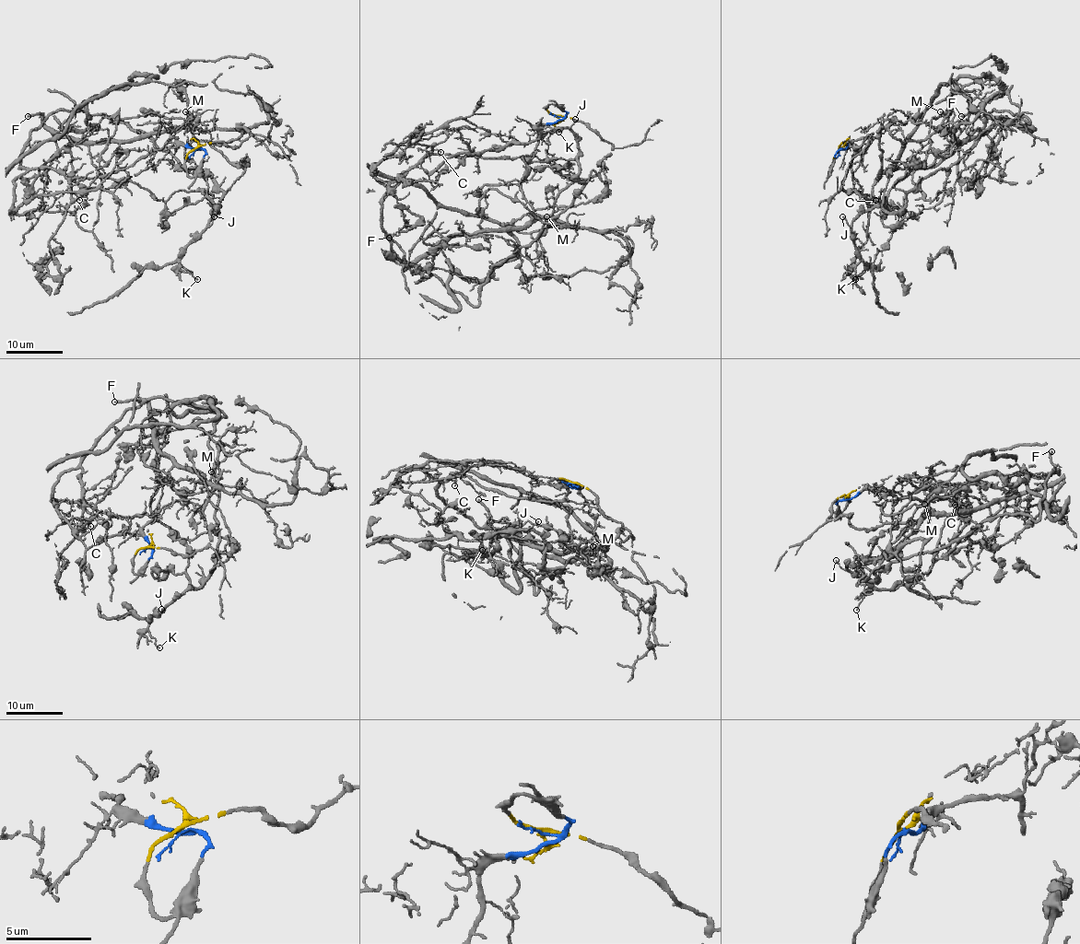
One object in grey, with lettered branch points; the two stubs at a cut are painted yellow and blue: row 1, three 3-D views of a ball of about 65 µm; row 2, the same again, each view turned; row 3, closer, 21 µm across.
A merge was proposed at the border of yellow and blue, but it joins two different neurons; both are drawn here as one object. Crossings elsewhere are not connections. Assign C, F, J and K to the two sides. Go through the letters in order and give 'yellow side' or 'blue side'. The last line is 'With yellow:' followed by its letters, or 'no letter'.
C: blue side
F: blue side
J: blue side
K: blue side
With yellow: no letter

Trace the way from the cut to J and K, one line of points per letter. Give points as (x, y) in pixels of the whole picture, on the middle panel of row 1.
J: (557, 116), (531, 156), (427, 154), (382, 202), (395, 254), (478, 304), (487, 273), (583, 185), (575, 119)
K: (557, 116), (531, 156), (427, 154), (382, 202), (395, 254), (478, 304), (583, 185), (559, 132)

